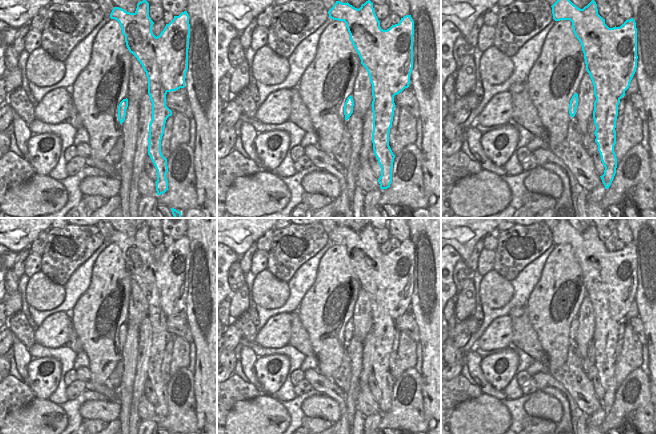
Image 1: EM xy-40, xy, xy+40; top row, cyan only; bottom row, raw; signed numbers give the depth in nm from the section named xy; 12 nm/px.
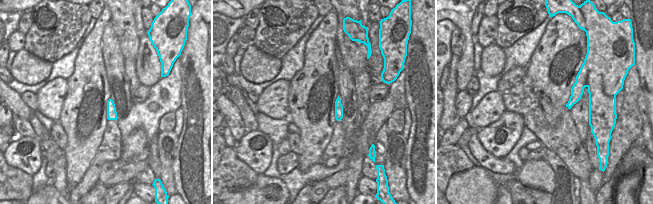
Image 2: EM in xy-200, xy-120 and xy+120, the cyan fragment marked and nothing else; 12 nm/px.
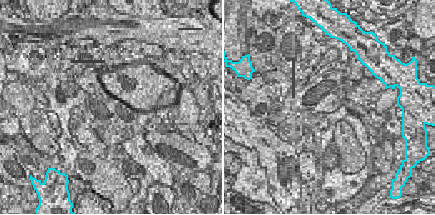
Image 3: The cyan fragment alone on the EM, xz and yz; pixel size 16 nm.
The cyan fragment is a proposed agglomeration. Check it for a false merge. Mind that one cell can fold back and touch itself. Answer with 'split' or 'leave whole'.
split

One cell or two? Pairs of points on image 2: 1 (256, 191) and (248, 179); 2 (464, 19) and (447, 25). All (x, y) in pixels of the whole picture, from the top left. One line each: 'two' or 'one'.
1: two
2: two

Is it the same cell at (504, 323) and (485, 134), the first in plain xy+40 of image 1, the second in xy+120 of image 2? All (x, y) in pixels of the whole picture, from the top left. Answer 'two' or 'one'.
two

